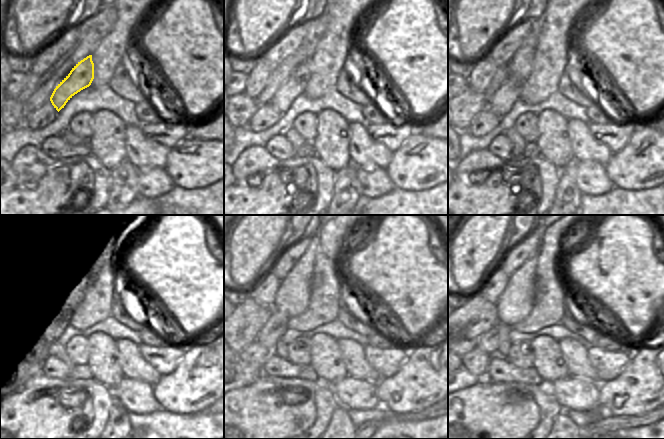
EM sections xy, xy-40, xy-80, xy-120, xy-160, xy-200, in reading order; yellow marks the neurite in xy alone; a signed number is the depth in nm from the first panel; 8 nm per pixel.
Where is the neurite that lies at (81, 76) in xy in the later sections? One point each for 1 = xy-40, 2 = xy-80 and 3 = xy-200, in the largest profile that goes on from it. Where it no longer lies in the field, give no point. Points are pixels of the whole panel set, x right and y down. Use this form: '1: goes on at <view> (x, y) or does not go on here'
1: goes on at xy-40 (294, 86)
2: goes on at xy-80 (501, 102)
3: goes on at xy-200 (488, 342)

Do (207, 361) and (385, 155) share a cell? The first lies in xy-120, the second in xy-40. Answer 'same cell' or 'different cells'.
different cells

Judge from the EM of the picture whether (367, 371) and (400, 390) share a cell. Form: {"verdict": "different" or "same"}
{"verdict": "different"}

